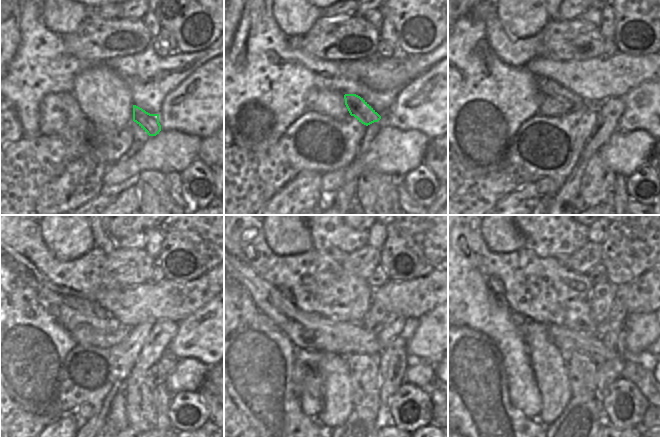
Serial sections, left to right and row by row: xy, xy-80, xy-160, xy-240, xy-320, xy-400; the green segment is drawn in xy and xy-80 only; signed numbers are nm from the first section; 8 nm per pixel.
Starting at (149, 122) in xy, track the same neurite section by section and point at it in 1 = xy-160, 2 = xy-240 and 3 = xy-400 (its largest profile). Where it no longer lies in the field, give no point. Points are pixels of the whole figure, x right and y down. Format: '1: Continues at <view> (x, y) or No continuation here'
1: Continues at xy-160 (572, 102)
2: Continues at xy-240 (87, 307)
3: Continues at xy-400 (495, 284).

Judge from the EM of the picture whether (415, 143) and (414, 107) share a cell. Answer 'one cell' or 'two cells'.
two cells

